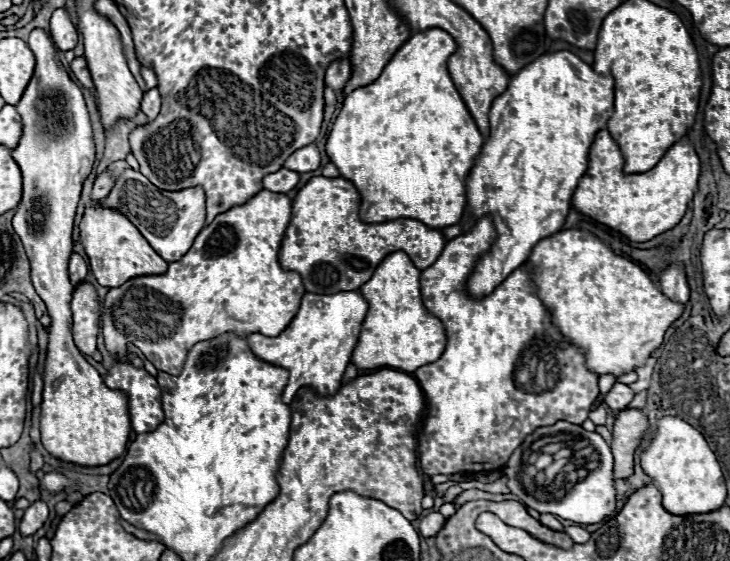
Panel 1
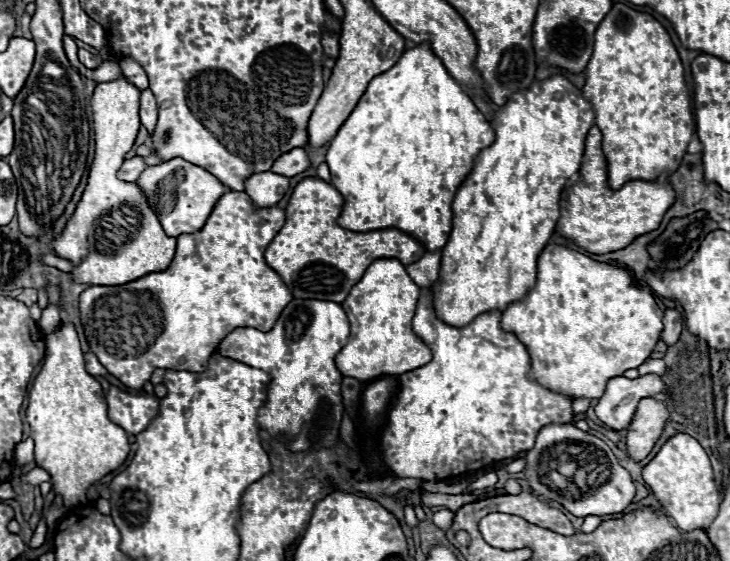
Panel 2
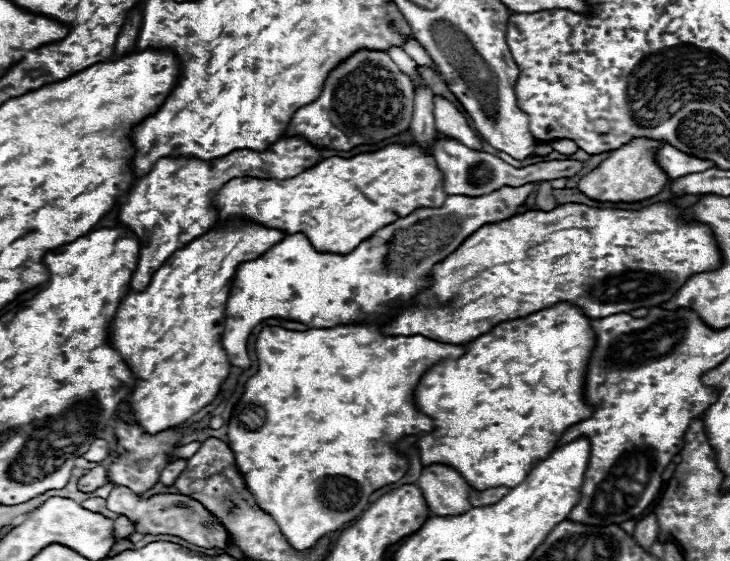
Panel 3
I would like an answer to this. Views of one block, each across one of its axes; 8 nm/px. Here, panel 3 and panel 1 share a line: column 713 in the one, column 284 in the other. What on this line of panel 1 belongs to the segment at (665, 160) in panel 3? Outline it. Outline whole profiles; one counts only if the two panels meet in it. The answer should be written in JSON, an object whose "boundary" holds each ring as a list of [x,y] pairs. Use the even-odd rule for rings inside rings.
{"boundary":[[[310,144],[310,146],[306,146],[306,148],[300,148],[300,150],[294,152],[294,154],[286,160],[286,164],[284,164],[286,170],[292,170],[292,172],[298,172],[298,174],[302,174],[302,172],[312,172],[312,170],[316,170],[318,166],[320,166],[320,154],[318,154],[318,148],[316,148],[314,144]]]}

